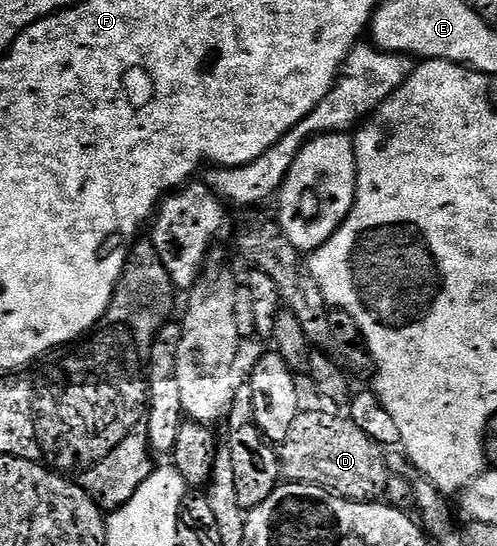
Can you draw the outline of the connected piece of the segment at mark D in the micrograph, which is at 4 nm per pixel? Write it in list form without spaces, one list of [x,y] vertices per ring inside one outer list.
[[[326,410],[300,413],[288,438],[280,445],[282,478],[309,486],[323,486],[350,502],[376,502],[384,495],[392,475],[383,447],[373,442],[348,416],[329,414]]]

